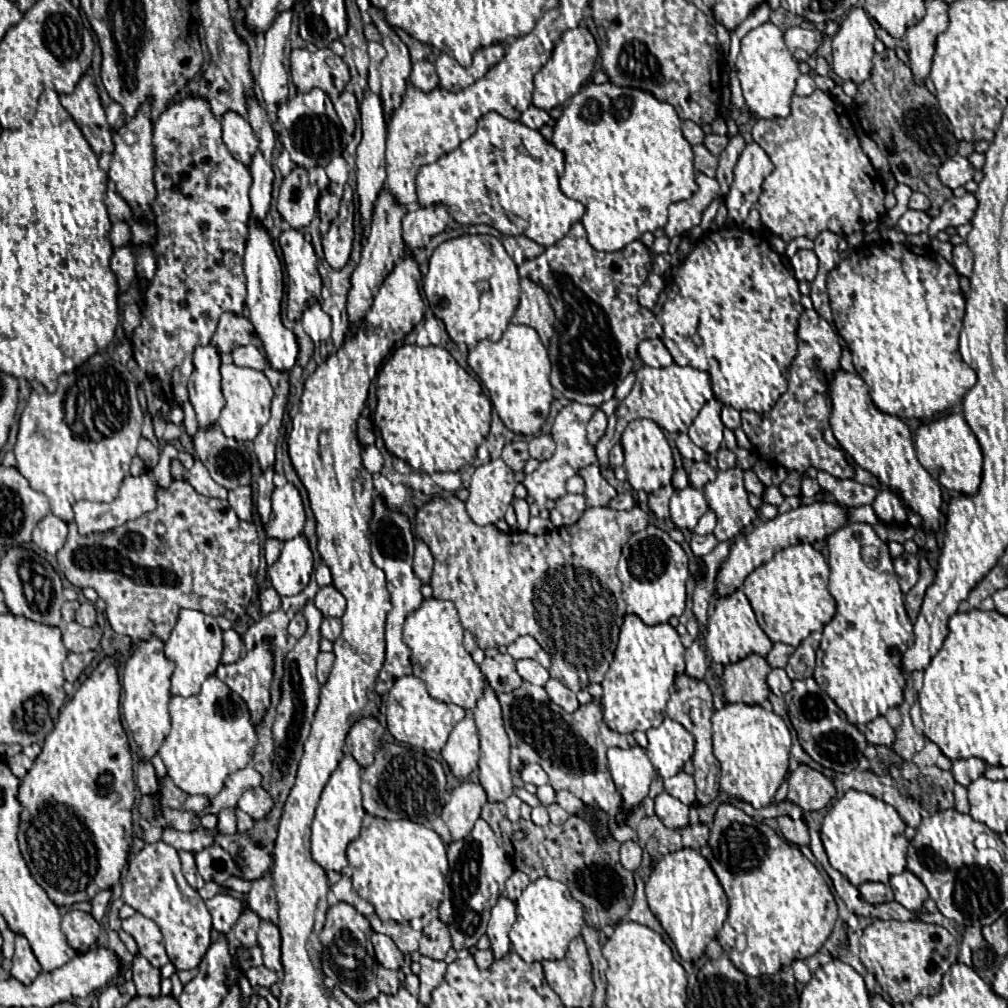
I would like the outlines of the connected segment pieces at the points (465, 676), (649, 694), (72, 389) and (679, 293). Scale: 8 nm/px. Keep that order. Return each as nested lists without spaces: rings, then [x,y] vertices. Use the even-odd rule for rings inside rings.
[[[423,600],[421,608],[405,622],[403,642],[411,648],[413,674],[425,682],[431,698],[461,706],[465,712],[475,710],[477,700],[483,698],[485,678],[471,654],[463,648],[463,626],[459,624],[457,610],[449,600]]]
[[[625,616],[621,626],[615,658],[605,674],[601,708],[605,724],[619,734],[633,734],[635,730],[647,732],[659,726],[665,718],[665,704],[675,676],[685,670],[685,648],[677,630],[671,624],[647,626],[639,616]]]
[[[99,352],[71,376],[59,376],[59,386],[53,394],[41,384],[33,384],[13,448],[17,470],[33,490],[49,498],[51,514],[71,522],[71,506],[75,502],[111,502],[117,498],[141,438],[141,424],[137,386],[129,370],[107,352]]]
[[[721,228],[701,238],[677,268],[657,320],[663,326],[663,344],[675,364],[709,372],[719,402],[735,410],[769,412],[787,390],[785,376],[797,354],[797,326],[803,310],[797,280],[769,242],[757,244],[751,232],[741,228]]]

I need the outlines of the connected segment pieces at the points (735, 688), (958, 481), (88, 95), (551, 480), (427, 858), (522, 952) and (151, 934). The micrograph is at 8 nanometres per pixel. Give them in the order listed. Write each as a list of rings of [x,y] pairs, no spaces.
[[[751,654],[735,664],[724,667],[723,694],[729,704],[745,702],[761,706],[769,696],[769,686],[765,682],[771,672],[765,658]]]
[[[949,414],[923,424],[915,436],[915,450],[921,466],[927,468],[927,472],[941,486],[969,496],[977,494],[981,484],[981,472],[983,472],[983,454],[975,434],[971,432],[969,424],[961,414]]]
[[[89,74],[81,78],[73,94],[61,96],[61,104],[71,114],[95,154],[113,152],[113,140],[109,124],[105,120],[105,110]]]
[[[571,402],[567,406],[563,406],[563,410],[557,414],[555,418],[555,424],[553,424],[553,430],[551,430],[551,436],[555,440],[555,452],[549,460],[541,462],[539,468],[525,476],[523,480],[523,486],[527,488],[529,496],[537,502],[537,506],[540,510],[545,508],[545,500],[557,500],[561,496],[565,496],[565,482],[577,474],[579,468],[587,466],[587,464],[593,464],[597,460],[595,456],[595,450],[593,446],[587,442],[587,432],[585,432],[585,426],[587,422],[591,420],[591,416],[597,412],[595,406],[583,406],[579,402]]]
[[[375,818],[369,828],[361,832],[357,840],[353,840],[347,848],[349,866],[353,868],[353,888],[361,898],[371,902],[375,906],[377,916],[385,922],[389,918],[397,922],[405,922],[417,916],[423,916],[431,910],[435,910],[443,898],[445,877],[449,872],[447,850],[439,838],[439,834],[423,824],[411,822],[411,820],[385,820]]]
[[[539,878],[531,882],[519,900],[515,900],[517,906],[517,920],[509,932],[511,944],[515,952],[527,962],[543,962],[543,960],[561,960],[567,952],[569,942],[581,934],[581,928],[585,926],[583,920],[583,906],[571,898],[565,884],[551,880],[551,878]]]
[[[136,913],[135,916],[122,921],[122,929],[135,938],[141,956],[145,956],[151,966],[161,968],[169,962],[169,958],[165,954],[161,930],[157,928],[157,924],[153,920]]]

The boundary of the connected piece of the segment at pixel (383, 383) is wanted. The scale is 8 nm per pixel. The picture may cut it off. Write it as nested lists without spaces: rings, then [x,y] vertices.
[[[417,344],[399,346],[383,364],[377,376],[377,408],[373,424],[381,430],[389,454],[405,460],[413,470],[427,474],[433,472],[459,472],[471,464],[477,448],[490,431],[491,400],[483,394],[481,384],[467,374],[453,356],[441,346],[421,348]]]

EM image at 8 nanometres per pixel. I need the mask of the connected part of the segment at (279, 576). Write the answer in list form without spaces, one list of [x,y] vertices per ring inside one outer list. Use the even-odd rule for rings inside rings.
[[[305,534],[287,540],[277,562],[269,566],[269,578],[279,596],[299,594],[311,578],[313,572],[313,552]]]

